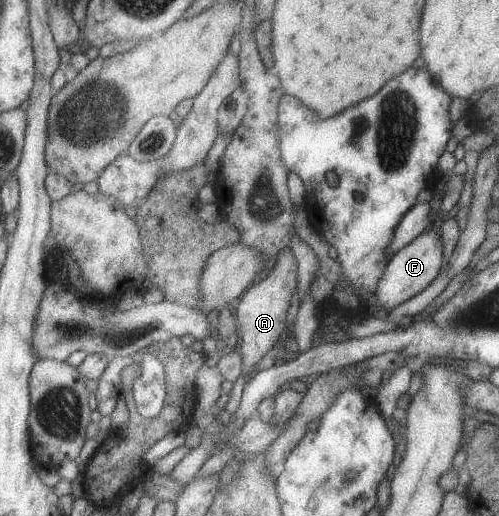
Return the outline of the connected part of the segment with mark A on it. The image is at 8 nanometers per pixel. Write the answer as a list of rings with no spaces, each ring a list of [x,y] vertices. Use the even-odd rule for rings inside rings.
[[[289,246],[281,251],[277,257],[277,265],[272,268],[271,276],[252,285],[241,297],[237,309],[234,310],[238,323],[240,342],[237,350],[243,359],[243,375],[251,378],[258,373],[259,361],[278,345],[287,331],[287,314],[291,307],[291,299],[296,293],[298,285],[298,264],[291,255]]]

